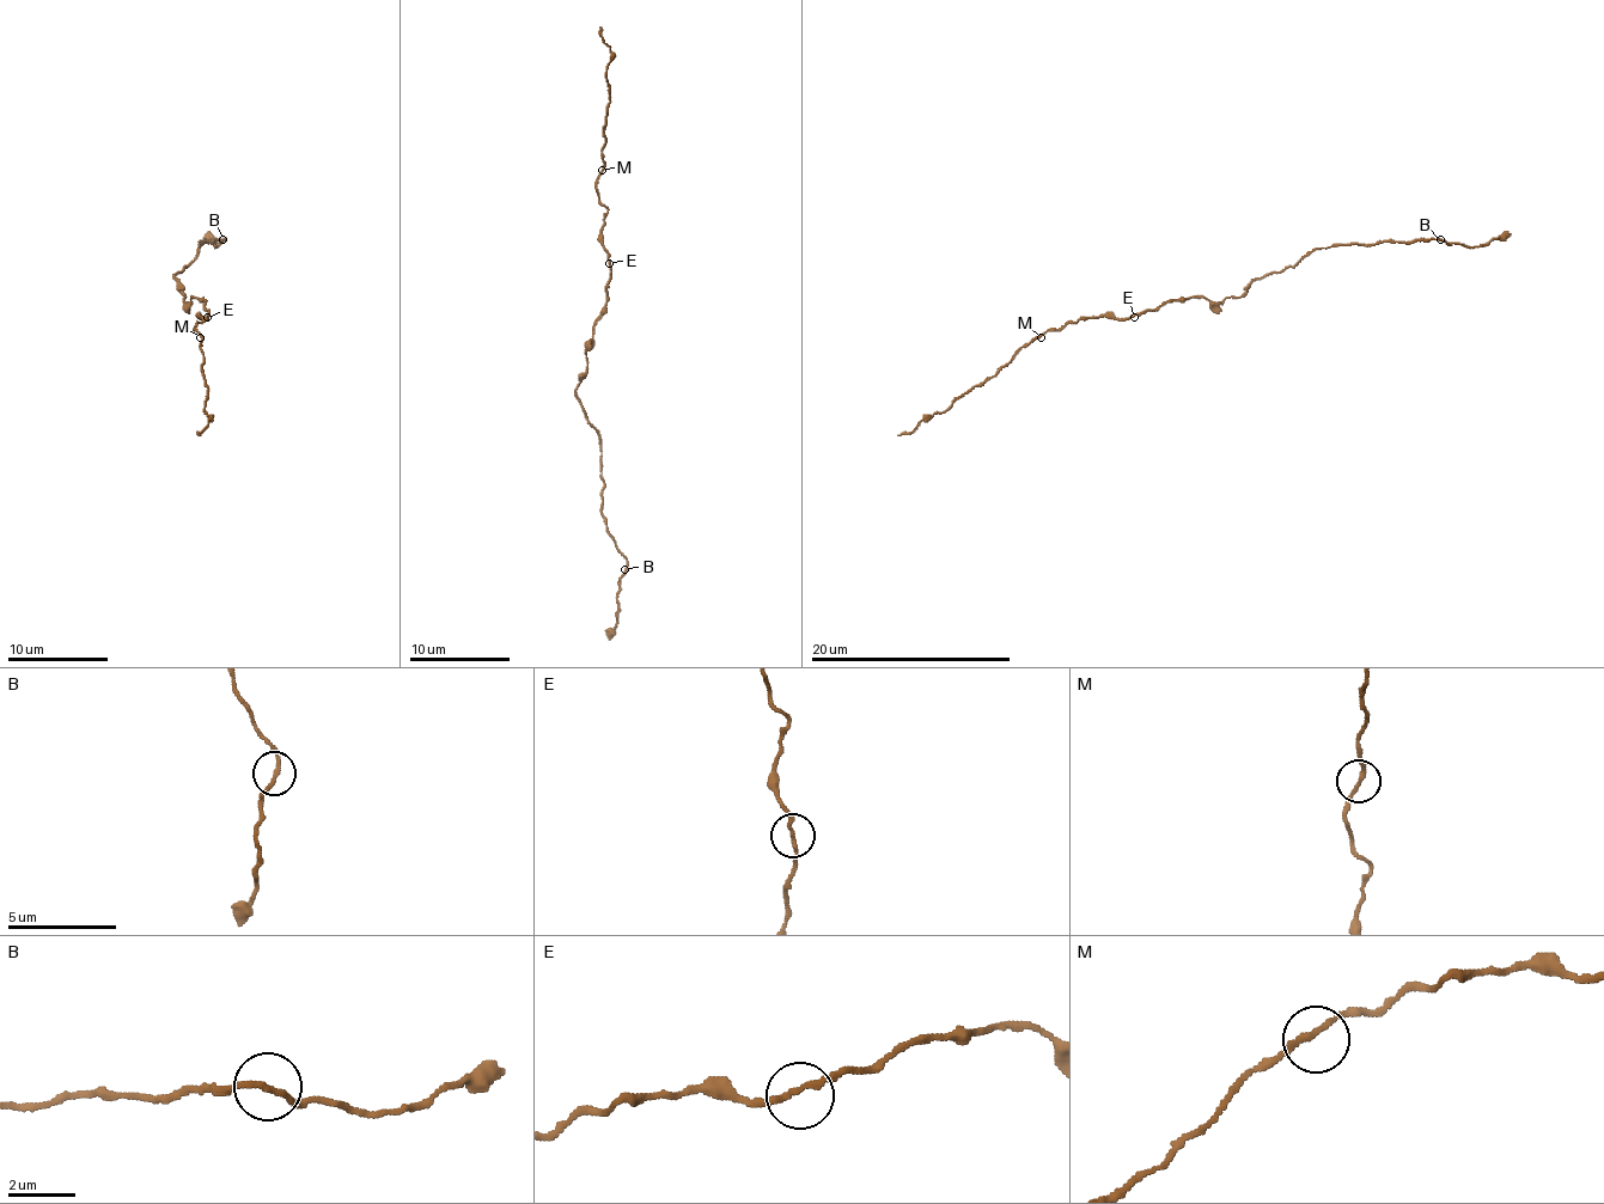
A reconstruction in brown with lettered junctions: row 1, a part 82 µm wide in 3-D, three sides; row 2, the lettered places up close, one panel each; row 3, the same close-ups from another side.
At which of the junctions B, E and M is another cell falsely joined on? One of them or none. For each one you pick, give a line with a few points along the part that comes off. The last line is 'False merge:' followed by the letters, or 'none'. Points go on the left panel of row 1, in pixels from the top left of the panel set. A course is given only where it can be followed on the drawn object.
False merge: none

